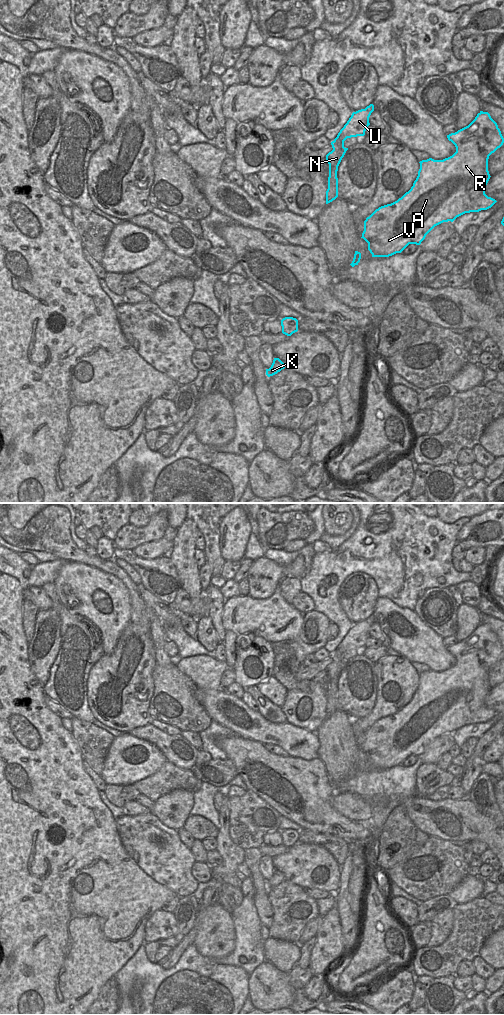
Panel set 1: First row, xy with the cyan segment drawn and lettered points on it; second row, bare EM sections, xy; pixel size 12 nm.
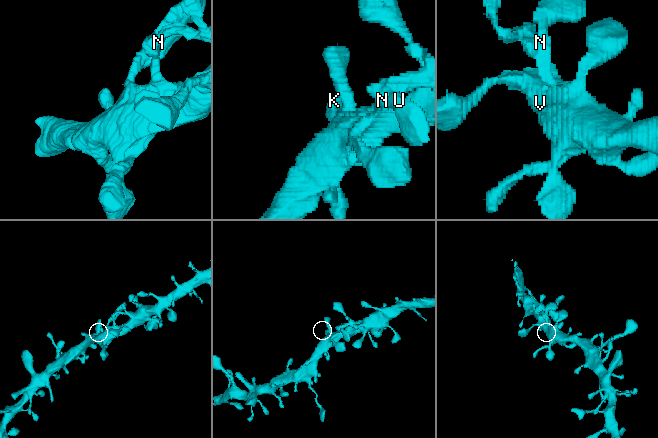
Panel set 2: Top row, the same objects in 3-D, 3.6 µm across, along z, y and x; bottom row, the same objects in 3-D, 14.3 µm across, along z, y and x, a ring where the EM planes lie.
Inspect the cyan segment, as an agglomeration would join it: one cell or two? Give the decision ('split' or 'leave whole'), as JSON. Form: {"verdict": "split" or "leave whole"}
{"verdict": "leave whole"}

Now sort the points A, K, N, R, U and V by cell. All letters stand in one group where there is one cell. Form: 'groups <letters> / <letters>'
groups A K N R U V

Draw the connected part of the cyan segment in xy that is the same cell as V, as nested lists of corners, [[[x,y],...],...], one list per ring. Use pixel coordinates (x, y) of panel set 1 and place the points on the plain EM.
[[[480,623],[468,638],[447,647],[447,650],[455,657],[456,664],[443,672],[429,670],[420,673],[418,688],[411,701],[397,713],[376,721],[364,733],[364,743],[361,750],[368,755],[368,762],[372,769],[389,769],[401,765],[409,756],[420,757],[435,738],[443,734],[453,734],[465,725],[487,722],[497,714],[485,706],[485,699],[491,689],[488,683],[488,671],[503,657],[504,650],[490,626]]]

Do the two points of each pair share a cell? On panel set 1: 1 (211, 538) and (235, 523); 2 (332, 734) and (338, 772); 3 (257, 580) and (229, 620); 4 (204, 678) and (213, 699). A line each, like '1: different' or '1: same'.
1: different
2: same
3: different
4: different

